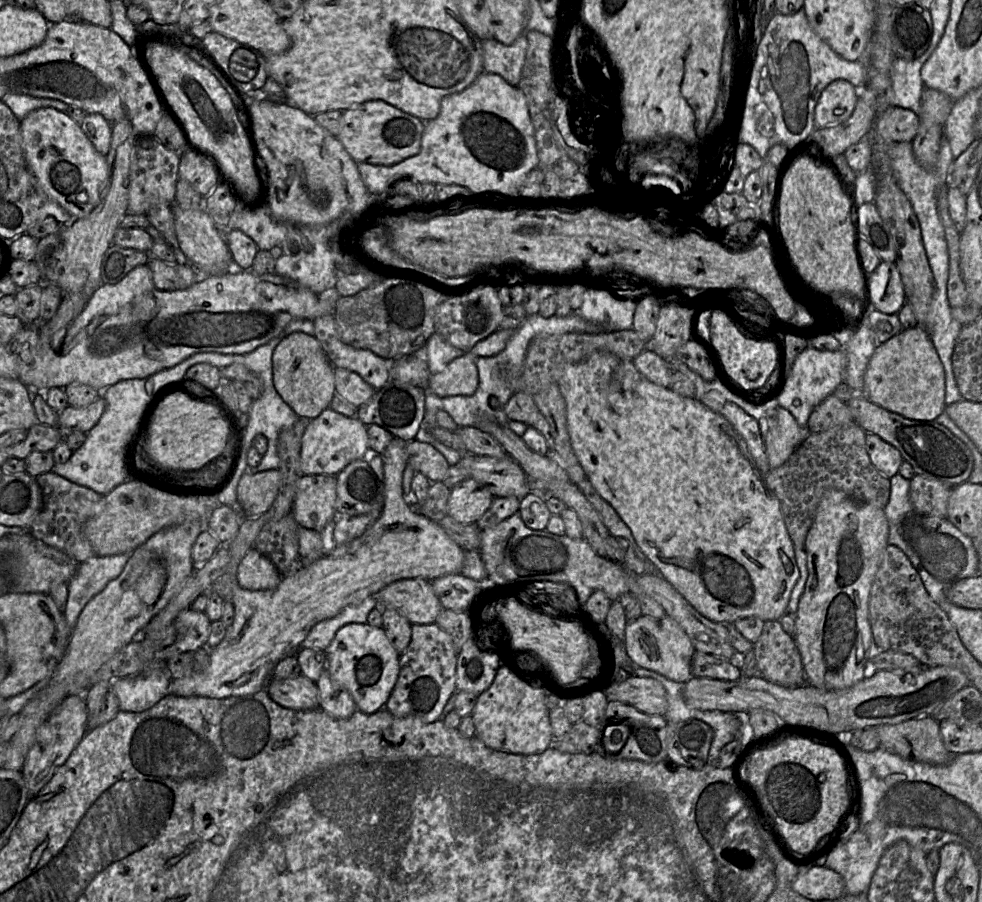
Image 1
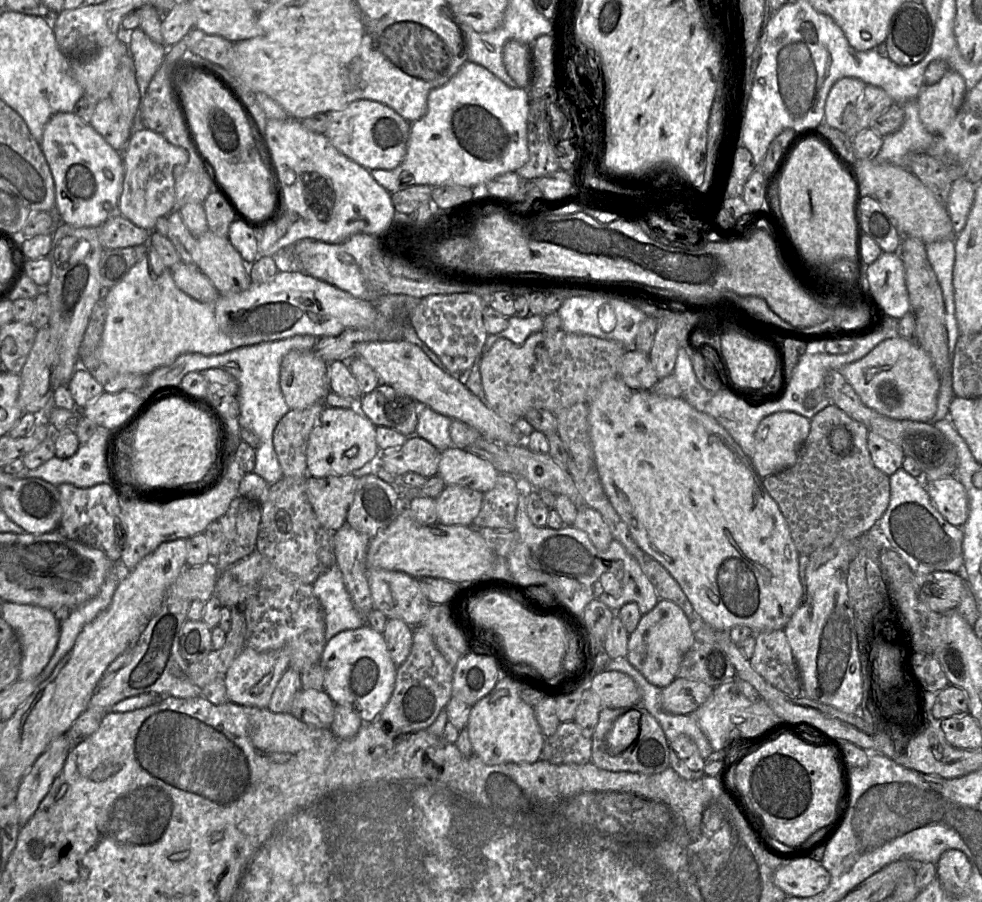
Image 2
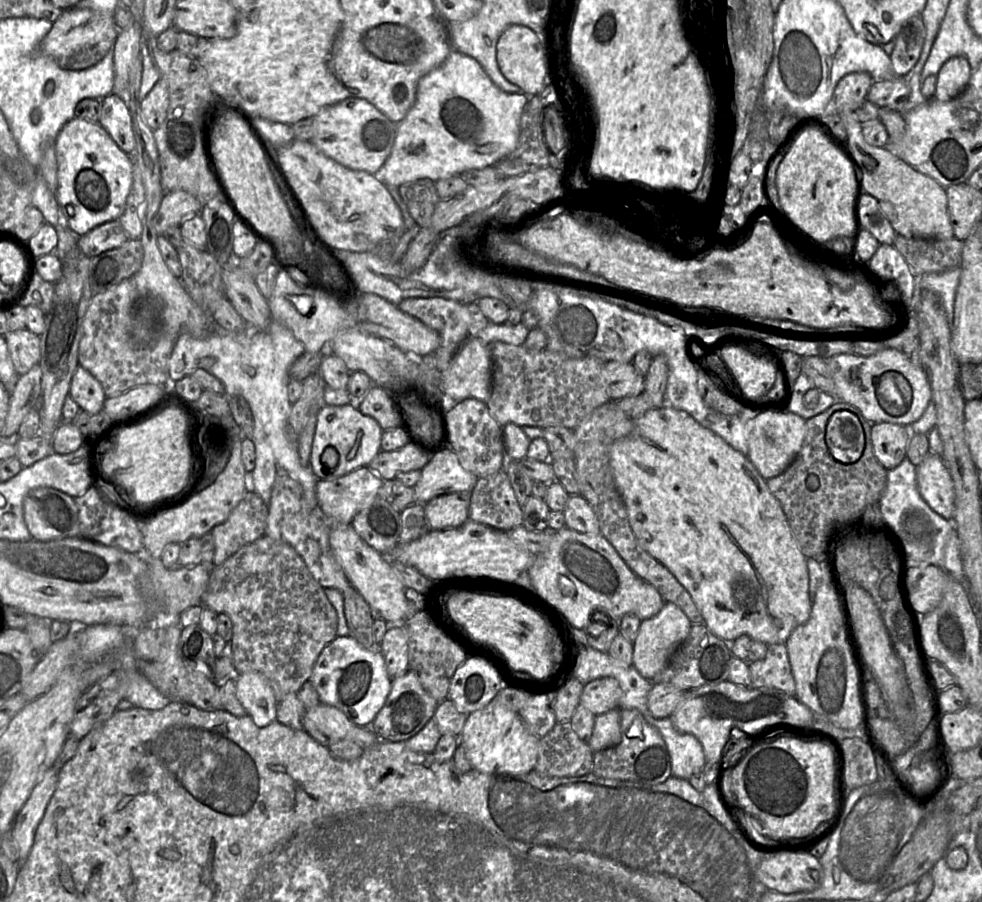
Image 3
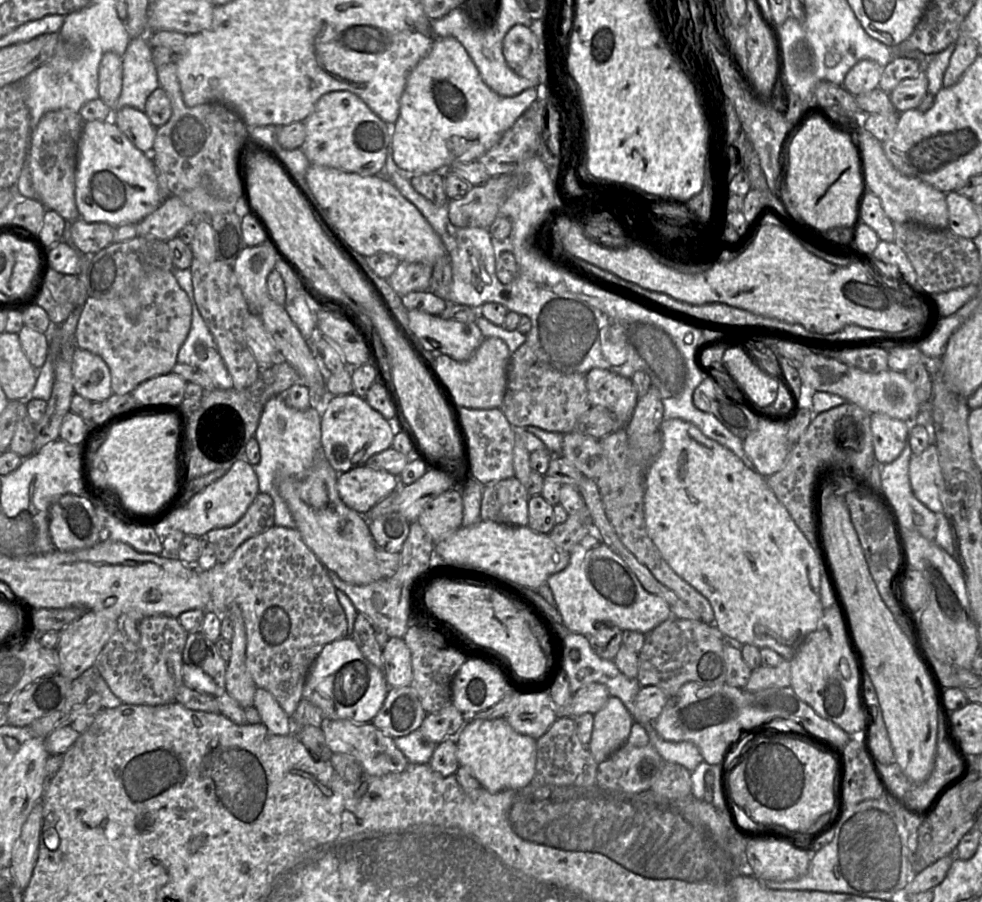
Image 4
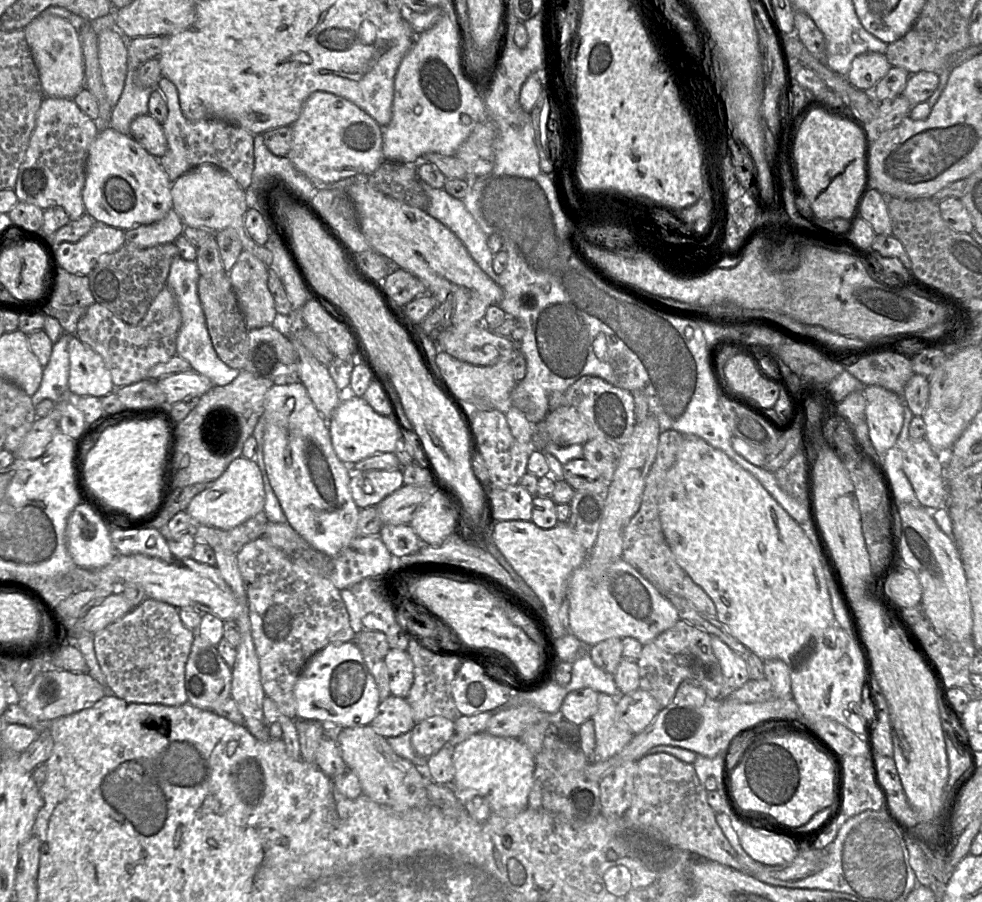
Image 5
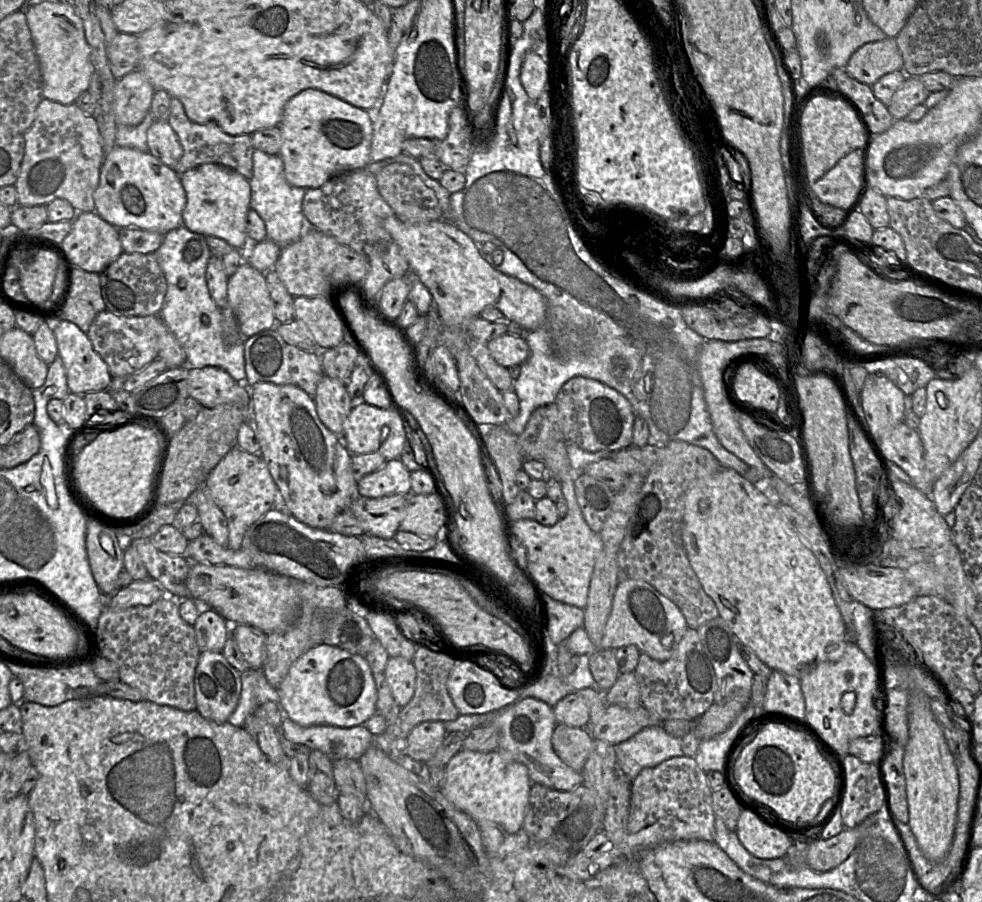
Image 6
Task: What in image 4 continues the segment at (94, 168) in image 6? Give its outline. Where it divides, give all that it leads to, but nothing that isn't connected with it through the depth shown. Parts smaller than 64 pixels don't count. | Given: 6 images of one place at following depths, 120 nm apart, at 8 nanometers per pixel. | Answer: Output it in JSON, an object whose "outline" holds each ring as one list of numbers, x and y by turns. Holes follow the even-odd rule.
{"outline":[[68,108,45,113,32,130,28,151,28,164,37,199,66,221,74,221,80,217,75,201,75,175,78,144,84,122,79,112]]}

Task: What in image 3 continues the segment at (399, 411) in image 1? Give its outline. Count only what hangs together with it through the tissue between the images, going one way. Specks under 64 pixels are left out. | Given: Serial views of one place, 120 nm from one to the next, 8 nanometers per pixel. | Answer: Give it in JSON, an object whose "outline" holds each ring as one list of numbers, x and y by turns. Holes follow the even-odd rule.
{"outline":[[373,385,356,403,360,412,374,418,383,431,399,427,399,415,384,388]]}

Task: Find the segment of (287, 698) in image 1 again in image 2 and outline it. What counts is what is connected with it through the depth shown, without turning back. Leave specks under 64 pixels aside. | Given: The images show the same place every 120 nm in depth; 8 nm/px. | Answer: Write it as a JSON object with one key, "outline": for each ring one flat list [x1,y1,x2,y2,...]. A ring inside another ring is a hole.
{"outline":[[301,689,295,696,289,713,310,726,330,729,334,708,335,703,323,689]]}

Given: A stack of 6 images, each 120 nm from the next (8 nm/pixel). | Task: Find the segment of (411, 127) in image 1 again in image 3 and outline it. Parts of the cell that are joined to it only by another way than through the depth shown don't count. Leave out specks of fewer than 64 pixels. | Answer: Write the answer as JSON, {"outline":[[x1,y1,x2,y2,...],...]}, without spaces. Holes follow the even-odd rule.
{"outline":[[350,97,339,101,333,105,324,107,313,118,315,121,315,136,311,142,320,151,346,168,366,171,371,174,375,174,383,167,391,153,397,134,397,124,363,98]]}

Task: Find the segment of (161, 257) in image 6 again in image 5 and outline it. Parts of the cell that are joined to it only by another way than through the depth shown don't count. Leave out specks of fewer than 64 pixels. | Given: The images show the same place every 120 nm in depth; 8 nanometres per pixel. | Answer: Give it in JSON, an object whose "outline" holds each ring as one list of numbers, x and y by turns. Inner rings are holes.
{"outline":[[177,255,170,266,167,287,172,291,181,312,181,326,176,340,176,355,187,361,192,370,205,376,213,386,225,386,233,382,240,370,230,368,217,355,209,335,205,315,198,296,197,284,200,277,195,261,187,261]]}

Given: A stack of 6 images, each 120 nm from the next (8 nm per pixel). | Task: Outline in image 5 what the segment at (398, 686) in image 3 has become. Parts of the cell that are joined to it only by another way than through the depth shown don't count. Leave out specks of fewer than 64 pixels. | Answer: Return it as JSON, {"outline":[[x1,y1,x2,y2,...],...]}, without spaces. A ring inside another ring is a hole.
{"outline":[[390,695,381,701,377,715,370,726,385,737,394,737,411,732,416,724,413,712,407,700]]}

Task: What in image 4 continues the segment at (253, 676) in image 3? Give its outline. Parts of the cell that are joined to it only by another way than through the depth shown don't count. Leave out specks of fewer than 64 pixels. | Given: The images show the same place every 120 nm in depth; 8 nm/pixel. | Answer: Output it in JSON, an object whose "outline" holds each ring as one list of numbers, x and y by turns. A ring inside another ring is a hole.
{"outline":[[257,687,253,705,261,717,261,723,272,733,277,735,293,733,292,719,269,691]]}

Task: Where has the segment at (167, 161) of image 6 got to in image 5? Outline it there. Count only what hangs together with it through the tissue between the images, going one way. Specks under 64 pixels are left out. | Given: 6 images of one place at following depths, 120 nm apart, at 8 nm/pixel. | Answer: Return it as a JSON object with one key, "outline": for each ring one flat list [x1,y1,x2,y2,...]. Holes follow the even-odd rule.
{"outline":[[150,113,139,115,130,125,130,135,156,158,162,157,168,148,162,127]]}

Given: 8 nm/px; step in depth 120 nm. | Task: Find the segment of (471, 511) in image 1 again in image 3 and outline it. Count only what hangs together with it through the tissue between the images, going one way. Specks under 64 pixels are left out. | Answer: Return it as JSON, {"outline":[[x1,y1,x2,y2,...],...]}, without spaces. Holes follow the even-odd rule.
{"outline":[[470,492,437,496,424,504,430,529,444,530,461,526,469,519]]}

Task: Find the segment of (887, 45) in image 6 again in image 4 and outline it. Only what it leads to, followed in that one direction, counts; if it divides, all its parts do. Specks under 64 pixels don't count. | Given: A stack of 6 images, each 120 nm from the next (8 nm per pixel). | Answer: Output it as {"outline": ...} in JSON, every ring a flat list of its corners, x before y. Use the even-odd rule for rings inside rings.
{"outline":[[868,59,858,61,846,74,842,86,856,96,879,86,882,67]]}

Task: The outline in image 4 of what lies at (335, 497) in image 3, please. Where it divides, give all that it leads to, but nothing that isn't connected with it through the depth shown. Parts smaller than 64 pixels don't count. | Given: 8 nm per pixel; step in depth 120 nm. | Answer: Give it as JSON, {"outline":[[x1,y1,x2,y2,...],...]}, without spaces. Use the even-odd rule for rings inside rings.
{"outline":[[366,465,338,473,337,478,341,500,360,515,367,515,377,502,399,486,399,476]]}

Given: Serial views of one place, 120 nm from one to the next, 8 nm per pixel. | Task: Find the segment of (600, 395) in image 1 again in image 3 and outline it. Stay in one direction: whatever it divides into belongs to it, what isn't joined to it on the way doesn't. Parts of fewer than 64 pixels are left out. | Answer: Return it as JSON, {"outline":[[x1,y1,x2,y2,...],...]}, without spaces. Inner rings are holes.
{"outline":[[663,404,646,411,641,417,633,420,633,423,631,434,611,445,609,459,616,488,626,506,630,526,640,546,662,563,690,593,704,618,704,624,714,635,725,642,732,642,741,635,747,635,767,645,785,644,791,632,810,617,812,602,809,597,809,574,807,558,800,551,784,511,769,491,766,480,748,456,744,456,720,436,701,426,685,411]]}

